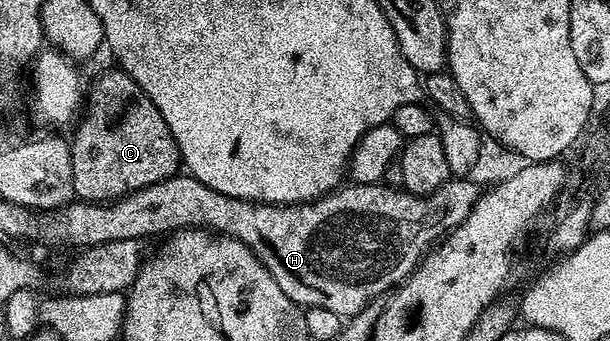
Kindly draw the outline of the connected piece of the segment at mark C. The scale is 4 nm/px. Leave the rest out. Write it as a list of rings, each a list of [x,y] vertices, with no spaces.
[[[121,69],[114,70],[97,76],[89,83],[81,118],[73,127],[75,136],[70,136],[69,139],[74,198],[87,203],[105,204],[116,200],[131,191],[165,181],[181,167],[177,141],[173,141],[173,133],[169,133],[169,125],[165,125],[165,117],[157,113],[157,105],[149,101],[149,97],[139,88],[137,81],[133,81],[133,77],[126,75]]]

